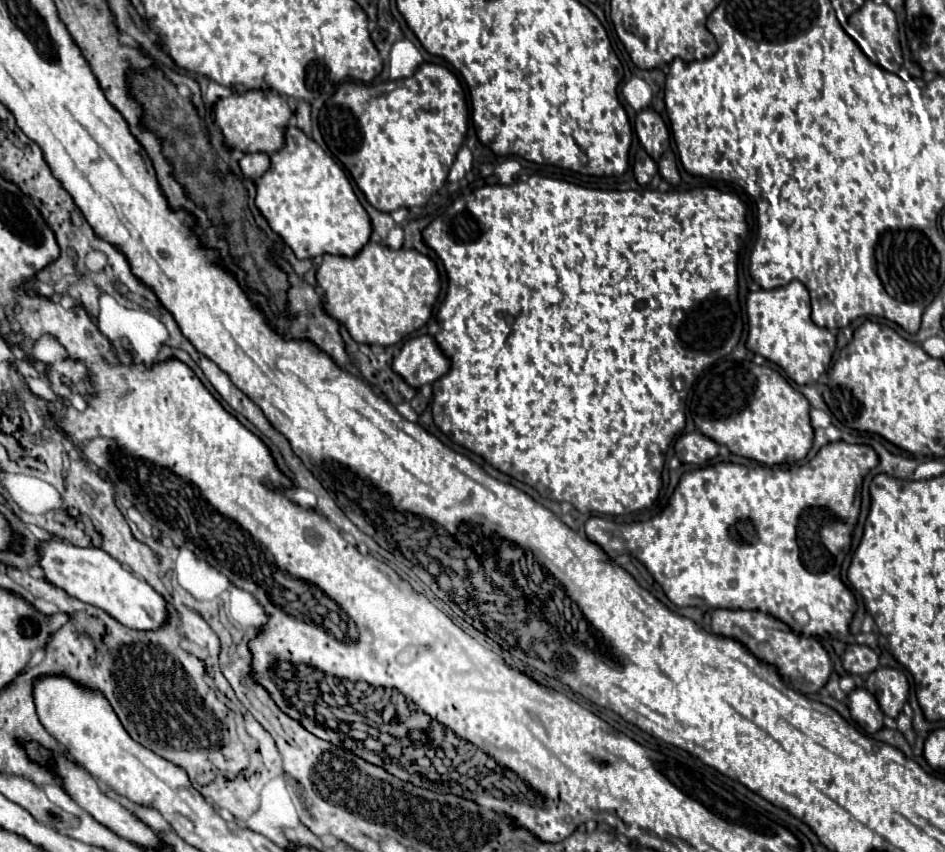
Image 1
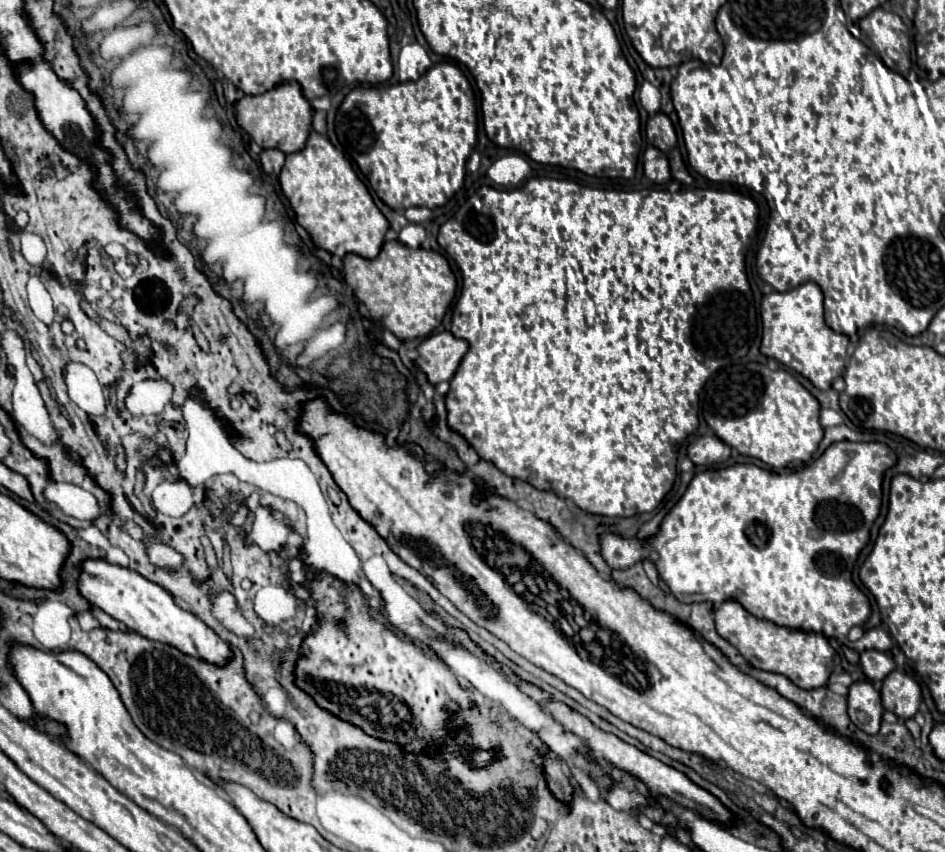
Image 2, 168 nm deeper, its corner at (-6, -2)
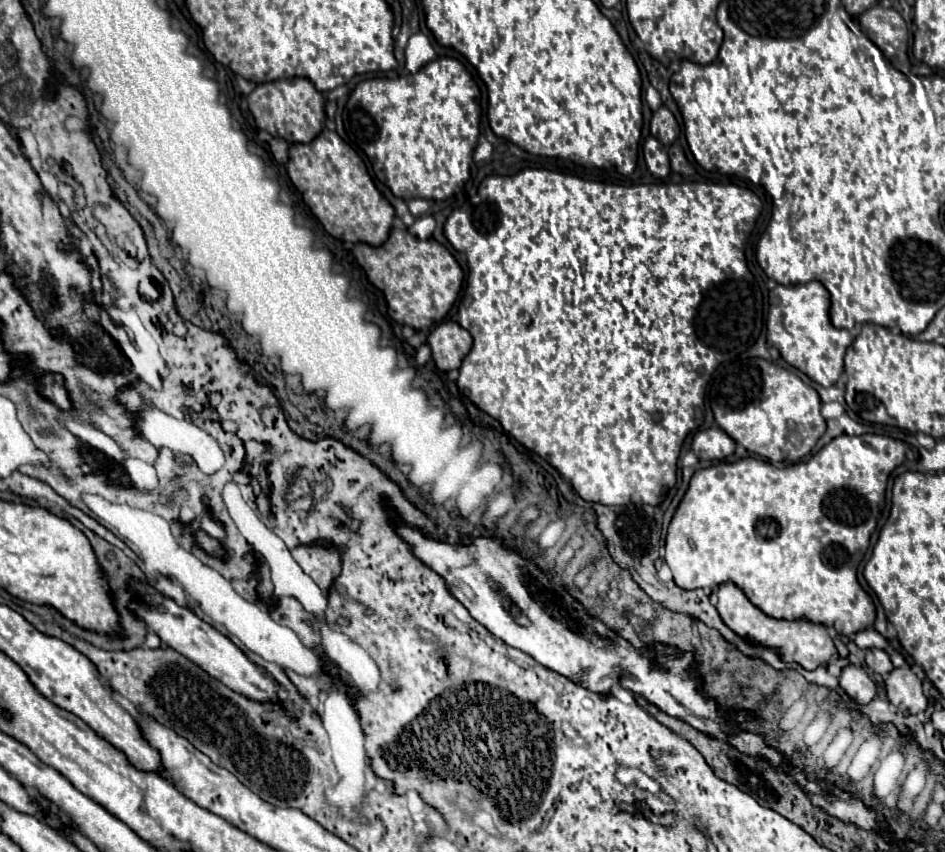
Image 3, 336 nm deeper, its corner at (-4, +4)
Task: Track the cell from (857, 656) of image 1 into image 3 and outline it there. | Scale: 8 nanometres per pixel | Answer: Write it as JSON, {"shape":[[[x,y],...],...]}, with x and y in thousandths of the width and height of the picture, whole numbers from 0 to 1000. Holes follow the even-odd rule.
{"shape":[[[917,762],[915,764],[915,778],[920,785],[924,785],[930,792],[939,792],[945,785],[941,766],[937,766],[932,762]]]}

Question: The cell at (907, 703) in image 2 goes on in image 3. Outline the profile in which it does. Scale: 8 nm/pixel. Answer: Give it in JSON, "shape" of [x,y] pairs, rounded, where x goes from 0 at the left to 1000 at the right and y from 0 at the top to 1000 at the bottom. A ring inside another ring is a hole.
{"shape":[[[960,781],[941,790],[937,797],[937,809],[939,820],[949,830],[953,839],[970,839],[981,830],[981,820],[975,811],[975,799]]]}

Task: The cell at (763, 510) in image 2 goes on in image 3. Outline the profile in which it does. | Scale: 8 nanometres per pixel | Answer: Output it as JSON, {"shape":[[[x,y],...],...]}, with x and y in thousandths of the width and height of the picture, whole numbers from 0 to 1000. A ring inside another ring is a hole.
{"shape":[[[888,511],[884,513],[879,520],[875,520],[867,532],[862,532],[856,541],[850,543],[835,545],[831,549],[818,548],[812,541],[803,541],[797,536],[790,539],[782,539],[778,543],[759,543],[752,546],[748,550],[738,550],[729,565],[729,574],[725,576],[710,614],[706,621],[706,635],[704,635],[704,656],[708,668],[712,670],[712,682],[721,689],[721,691],[757,691],[763,684],[778,684],[788,698],[790,703],[803,712],[810,722],[818,724],[818,727],[854,727],[858,731],[869,731],[873,736],[881,736],[886,743],[890,745],[905,745],[907,741],[917,738],[920,734],[924,734],[926,729],[926,710],[920,703],[920,698],[913,694],[913,689],[907,682],[907,665],[911,661],[913,654],[907,654],[909,649],[915,649],[920,642],[920,633],[922,626],[928,616],[928,609],[934,600],[937,593],[937,569],[941,562],[941,555],[953,546],[958,541],[958,536],[962,539],[970,539],[970,529],[956,520],[956,518],[947,518],[943,513],[934,513],[934,511],[909,511],[909,513],[898,513],[898,511]]]}

